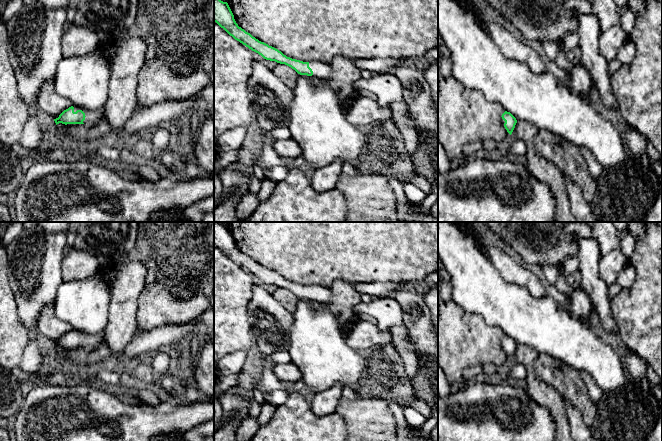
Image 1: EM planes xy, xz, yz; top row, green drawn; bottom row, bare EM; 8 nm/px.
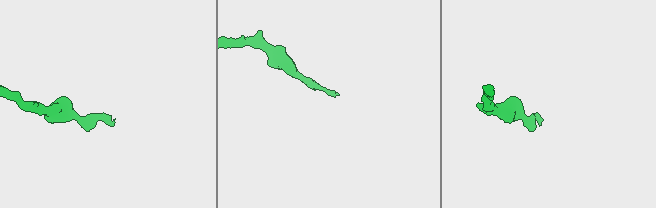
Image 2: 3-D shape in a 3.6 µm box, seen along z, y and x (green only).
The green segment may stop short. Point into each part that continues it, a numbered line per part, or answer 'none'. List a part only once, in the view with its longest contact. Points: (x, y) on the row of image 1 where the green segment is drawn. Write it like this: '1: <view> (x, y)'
1: xz (321, 70)

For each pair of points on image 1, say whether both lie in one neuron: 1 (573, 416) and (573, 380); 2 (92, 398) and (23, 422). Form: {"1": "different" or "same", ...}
{"1": "different", "2": "same"}

